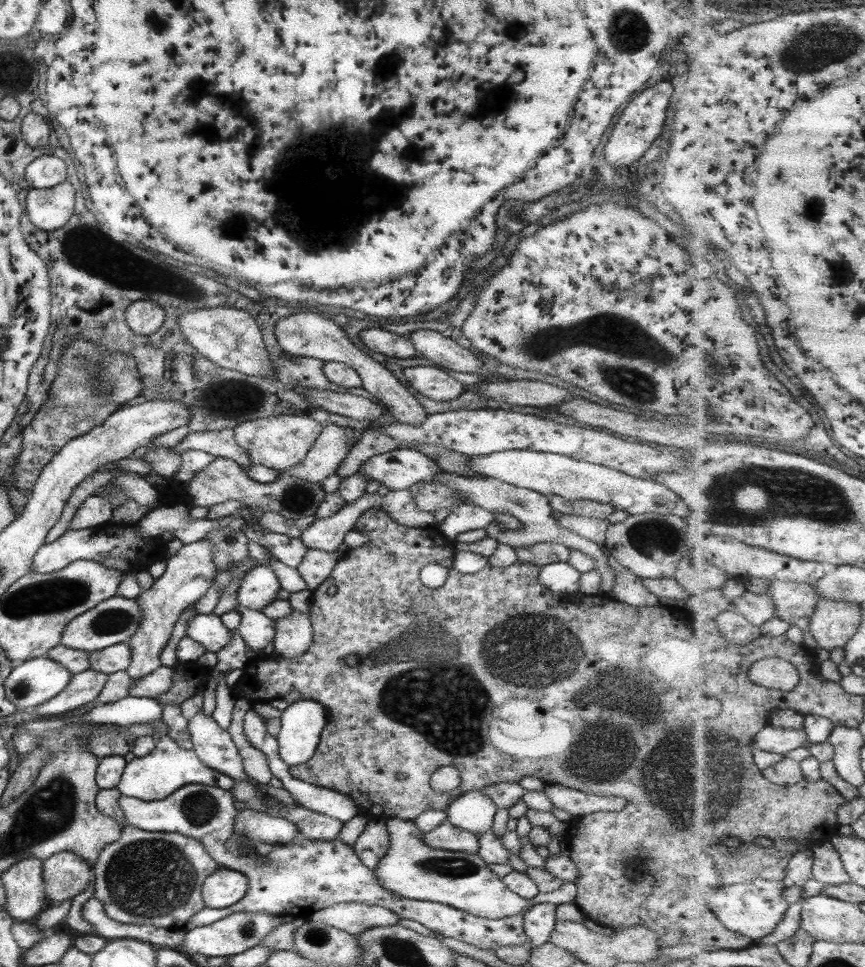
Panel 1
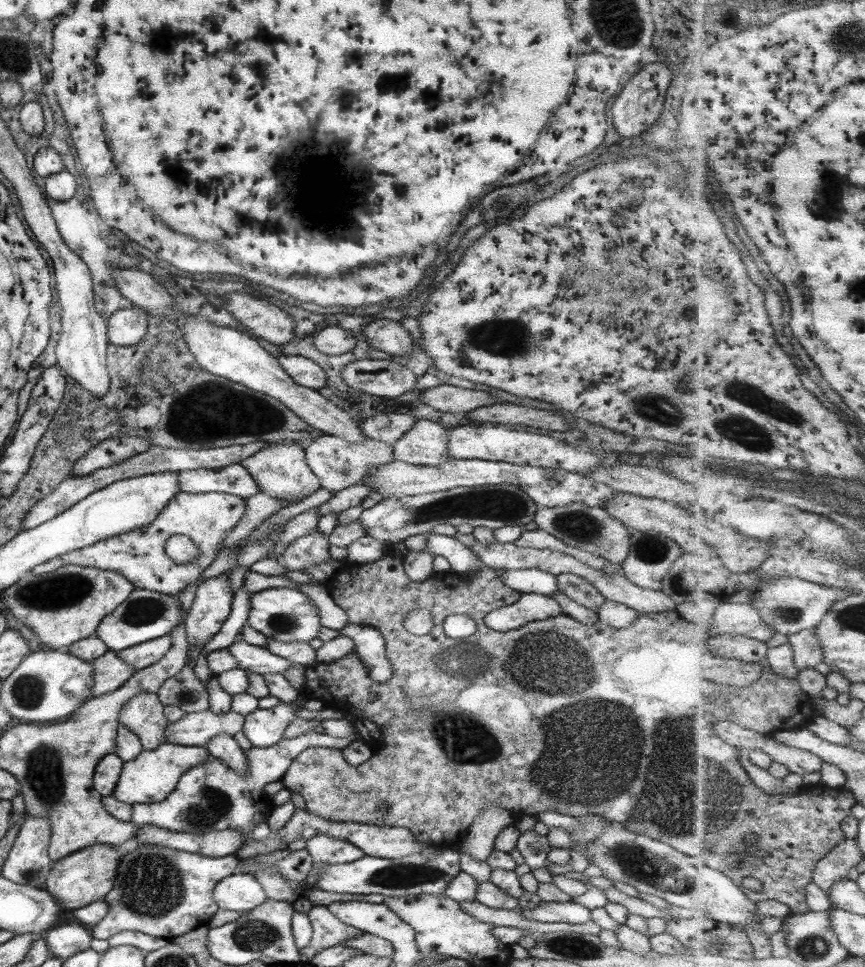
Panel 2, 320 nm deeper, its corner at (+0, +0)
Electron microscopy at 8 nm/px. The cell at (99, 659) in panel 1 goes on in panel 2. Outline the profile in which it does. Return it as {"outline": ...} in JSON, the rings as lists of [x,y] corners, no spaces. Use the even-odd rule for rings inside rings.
{"outline":[[[165,635],[117,652],[119,658],[134,670],[155,664],[171,648],[172,638]]]}

